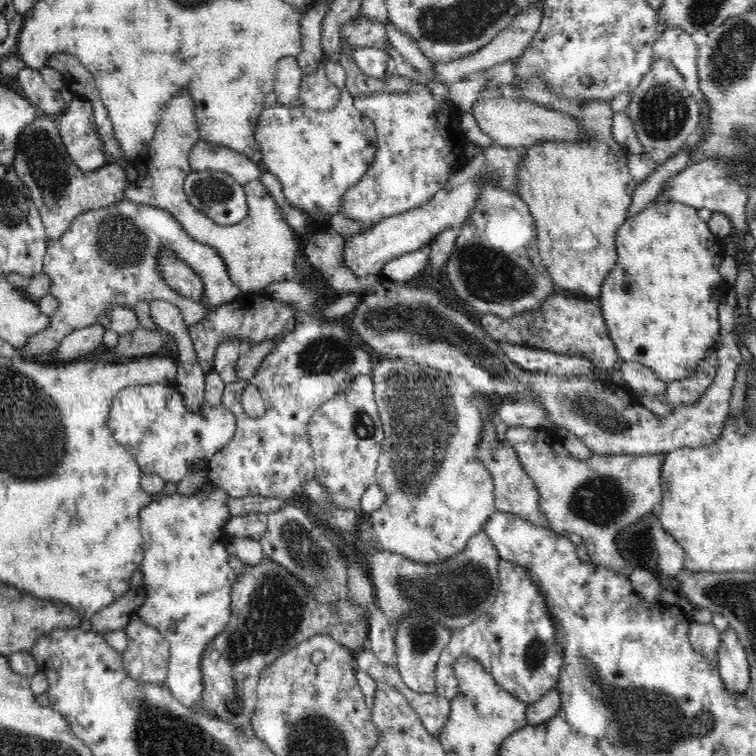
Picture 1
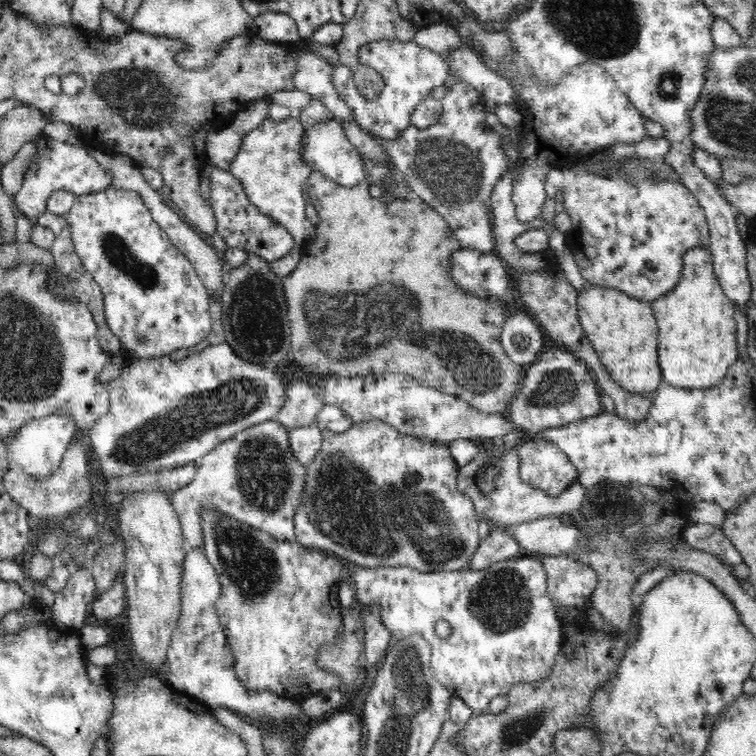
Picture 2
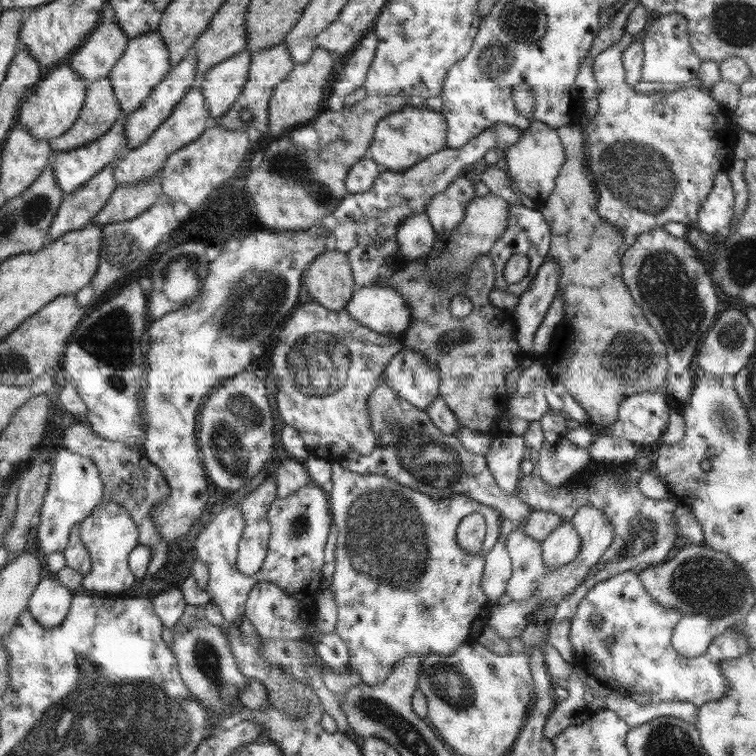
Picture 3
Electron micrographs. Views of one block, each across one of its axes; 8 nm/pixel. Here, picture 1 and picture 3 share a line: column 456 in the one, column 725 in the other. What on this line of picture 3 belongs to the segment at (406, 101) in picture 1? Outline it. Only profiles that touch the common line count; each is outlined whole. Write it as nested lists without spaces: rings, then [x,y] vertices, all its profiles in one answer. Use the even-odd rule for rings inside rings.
[[[625,32],[623,37],[610,48],[603,50],[593,64],[598,85],[598,111],[592,119],[581,125],[586,133],[590,178],[598,188],[597,213],[604,221],[622,230],[626,240],[669,222],[692,226],[698,220],[698,211],[708,194],[718,172],[726,170],[734,160],[733,147],[738,128],[731,124],[732,113],[716,102],[711,93],[698,86],[684,86],[667,93],[658,91],[644,94],[634,91],[624,79],[623,52],[630,46],[632,35]]]

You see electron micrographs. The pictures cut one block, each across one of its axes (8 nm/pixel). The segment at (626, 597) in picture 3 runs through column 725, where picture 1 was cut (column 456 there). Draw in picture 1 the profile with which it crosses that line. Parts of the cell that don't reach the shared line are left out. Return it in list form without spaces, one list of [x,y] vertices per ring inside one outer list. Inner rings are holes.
[[[500,559],[497,568],[500,588],[492,608],[486,614],[452,633],[452,638],[438,659],[436,690],[452,701],[458,696],[459,681],[454,664],[462,656],[472,656],[496,683],[527,706],[541,700],[552,690],[564,666],[564,649],[556,641],[552,616],[544,597],[521,566]]]

